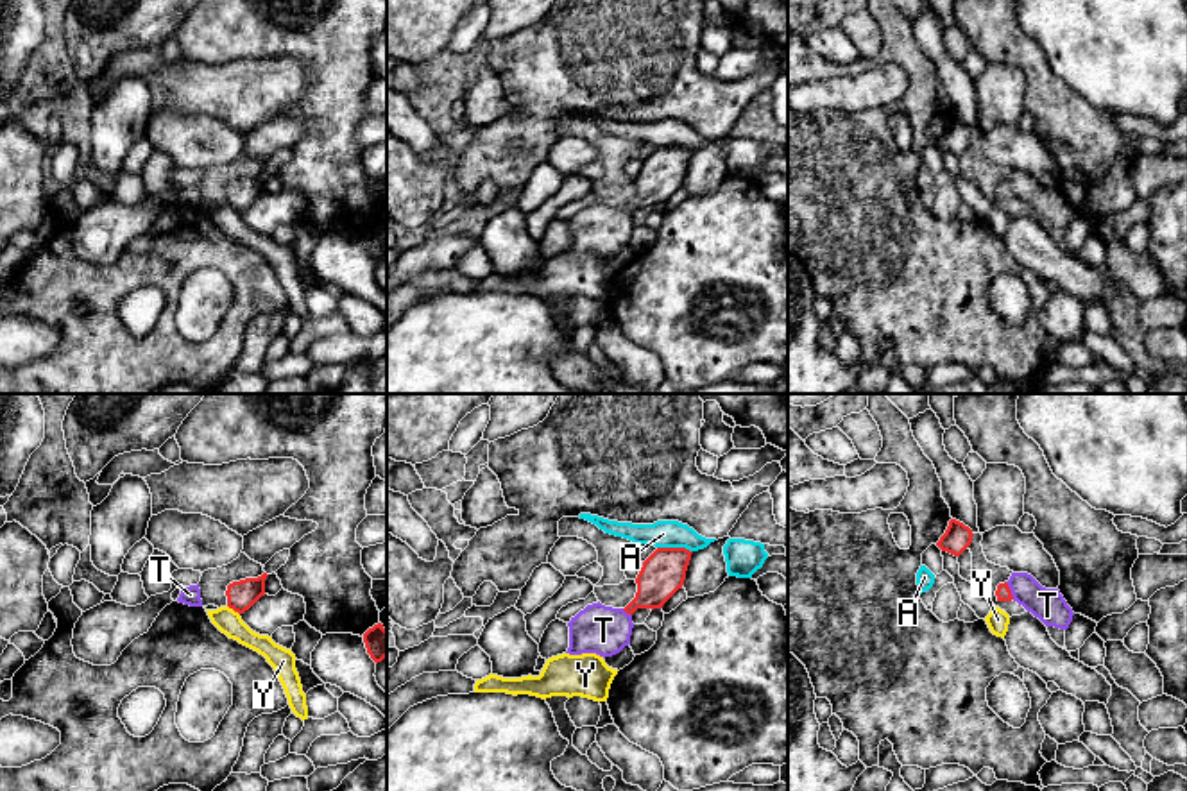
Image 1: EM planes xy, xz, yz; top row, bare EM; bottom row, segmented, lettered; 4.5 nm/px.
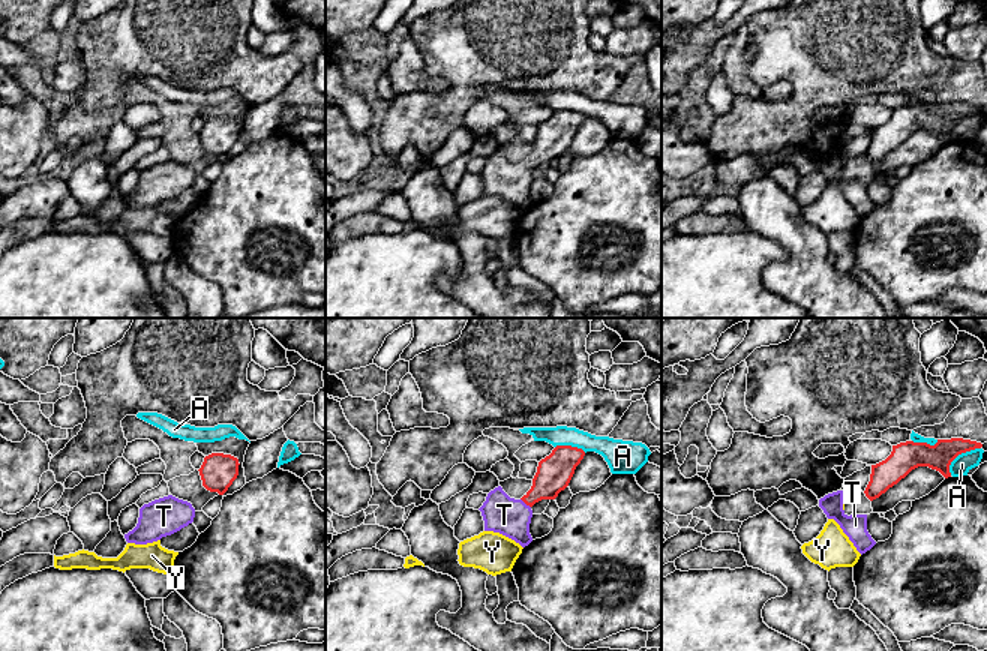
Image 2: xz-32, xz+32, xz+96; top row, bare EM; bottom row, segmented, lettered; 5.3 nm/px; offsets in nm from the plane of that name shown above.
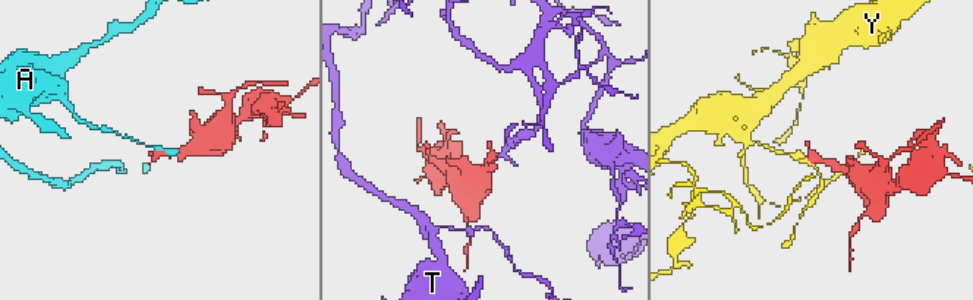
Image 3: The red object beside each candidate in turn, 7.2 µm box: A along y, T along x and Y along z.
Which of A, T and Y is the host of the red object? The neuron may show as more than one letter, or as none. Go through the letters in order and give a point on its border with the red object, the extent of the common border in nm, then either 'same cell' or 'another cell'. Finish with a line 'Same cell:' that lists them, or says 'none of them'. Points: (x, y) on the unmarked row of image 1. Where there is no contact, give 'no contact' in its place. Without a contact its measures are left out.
A: contact xz (675, 147); length 160 nm; another cell
T: contact yz (1010, 190); length 90 nm; same cell
Y: contact xy (233, 208); length 70 nm; another cell
Same cell: T

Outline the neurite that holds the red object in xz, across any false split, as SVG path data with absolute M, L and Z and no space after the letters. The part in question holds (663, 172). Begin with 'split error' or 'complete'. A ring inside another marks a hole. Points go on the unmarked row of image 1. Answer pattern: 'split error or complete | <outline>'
split error | M657 147L643 161L636 177L636 197L625 208L605 206L598 200L571 217L566 252L596 252L603 258L619 252L630 243L632 213L637 208L662 208L682 188L691 152L686 147Z

